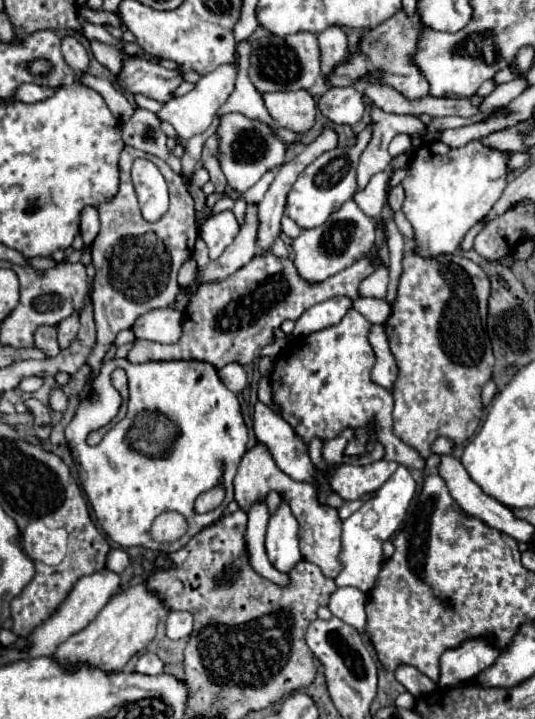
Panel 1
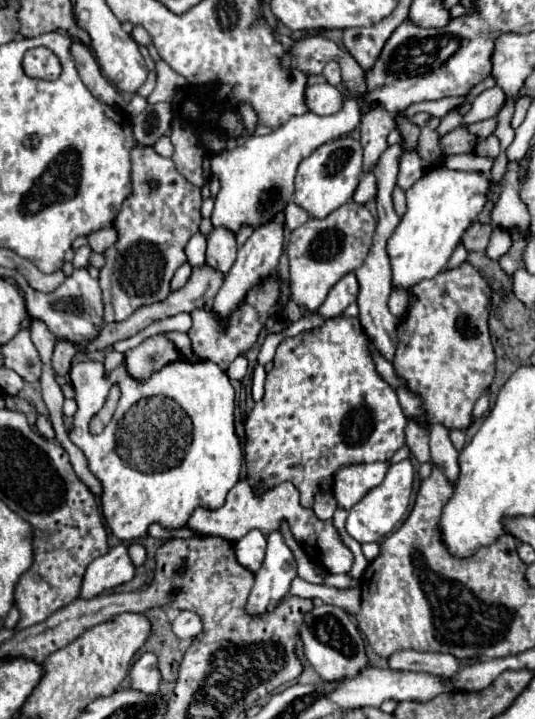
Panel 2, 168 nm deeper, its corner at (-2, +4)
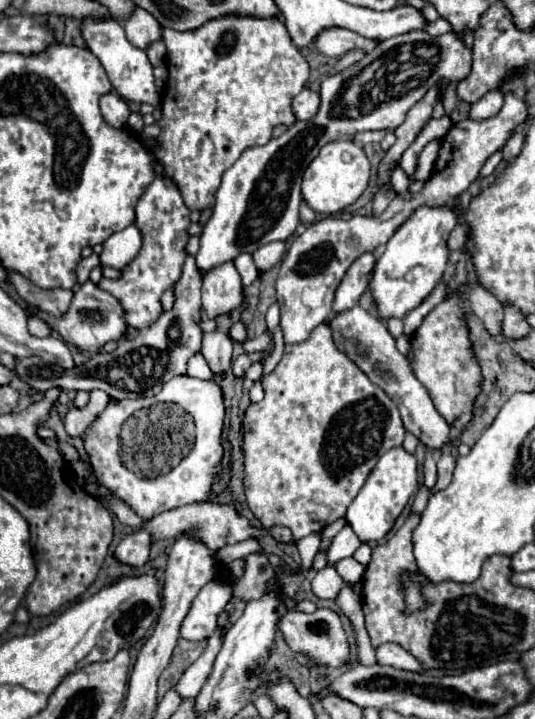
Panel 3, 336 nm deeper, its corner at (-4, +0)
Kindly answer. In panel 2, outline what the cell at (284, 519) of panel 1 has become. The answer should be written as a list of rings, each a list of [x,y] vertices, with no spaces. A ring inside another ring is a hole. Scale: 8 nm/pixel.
[[[275,531],[267,537],[267,555],[261,569],[255,573],[255,585],[249,593],[245,613],[259,617],[271,613],[283,597],[289,595],[291,581],[297,577],[297,563],[283,535]]]

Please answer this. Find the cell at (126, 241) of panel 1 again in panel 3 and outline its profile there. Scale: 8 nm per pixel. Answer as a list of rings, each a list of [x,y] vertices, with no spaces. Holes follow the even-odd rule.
[[[155,161],[155,179],[143,191],[137,209],[135,209],[135,225],[141,231],[143,243],[139,255],[121,269],[121,277],[117,279],[101,279],[99,287],[119,299],[121,307],[125,309],[125,321],[133,329],[145,329],[163,313],[161,295],[165,289],[173,287],[179,281],[179,271],[183,269],[183,259],[187,257],[185,245],[189,241],[187,227],[191,225],[191,209],[183,203],[183,197],[177,185],[167,177],[161,163]]]

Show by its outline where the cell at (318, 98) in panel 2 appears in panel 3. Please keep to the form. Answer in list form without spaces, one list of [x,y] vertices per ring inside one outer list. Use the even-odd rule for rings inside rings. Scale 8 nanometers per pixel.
[[[303,89],[295,99],[293,99],[293,111],[299,121],[307,121],[317,115],[321,103],[321,95],[311,89]]]

